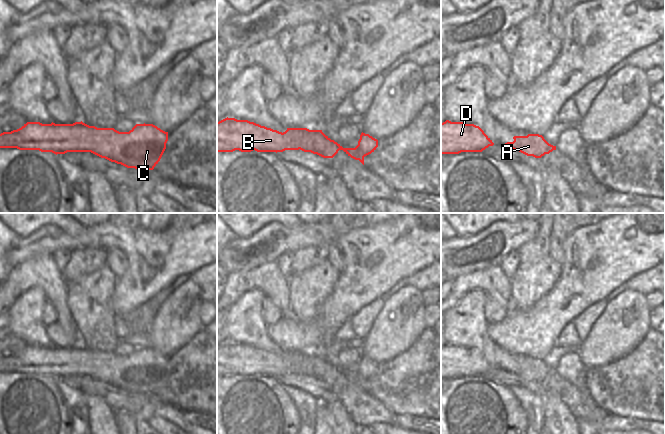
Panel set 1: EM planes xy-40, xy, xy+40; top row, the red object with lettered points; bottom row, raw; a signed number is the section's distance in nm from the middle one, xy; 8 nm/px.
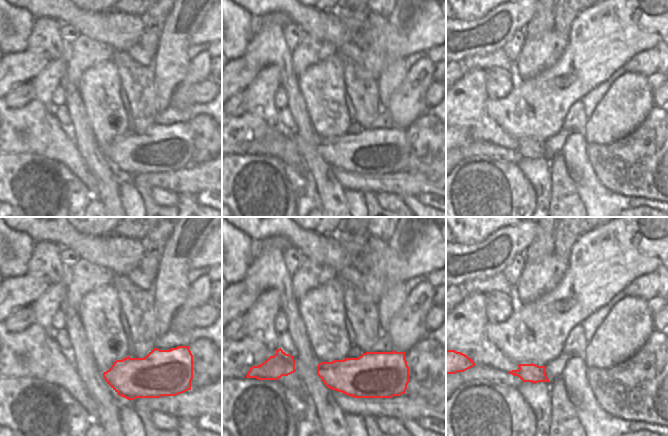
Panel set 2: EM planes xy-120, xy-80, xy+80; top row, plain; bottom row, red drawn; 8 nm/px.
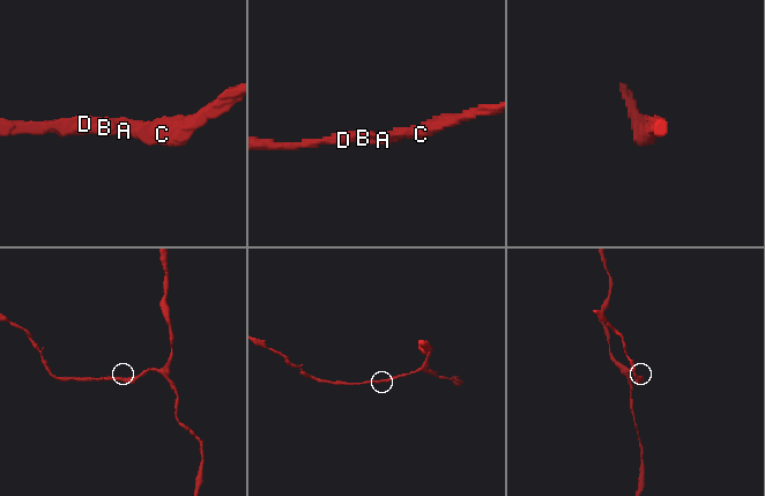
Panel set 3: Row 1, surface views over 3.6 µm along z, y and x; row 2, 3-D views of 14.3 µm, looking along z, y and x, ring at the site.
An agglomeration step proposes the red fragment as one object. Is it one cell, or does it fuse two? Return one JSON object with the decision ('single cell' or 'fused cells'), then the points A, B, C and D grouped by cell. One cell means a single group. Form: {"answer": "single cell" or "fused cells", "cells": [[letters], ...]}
{"answer": "single cell", "cells": [["A", "B", "C", "D"]]}

